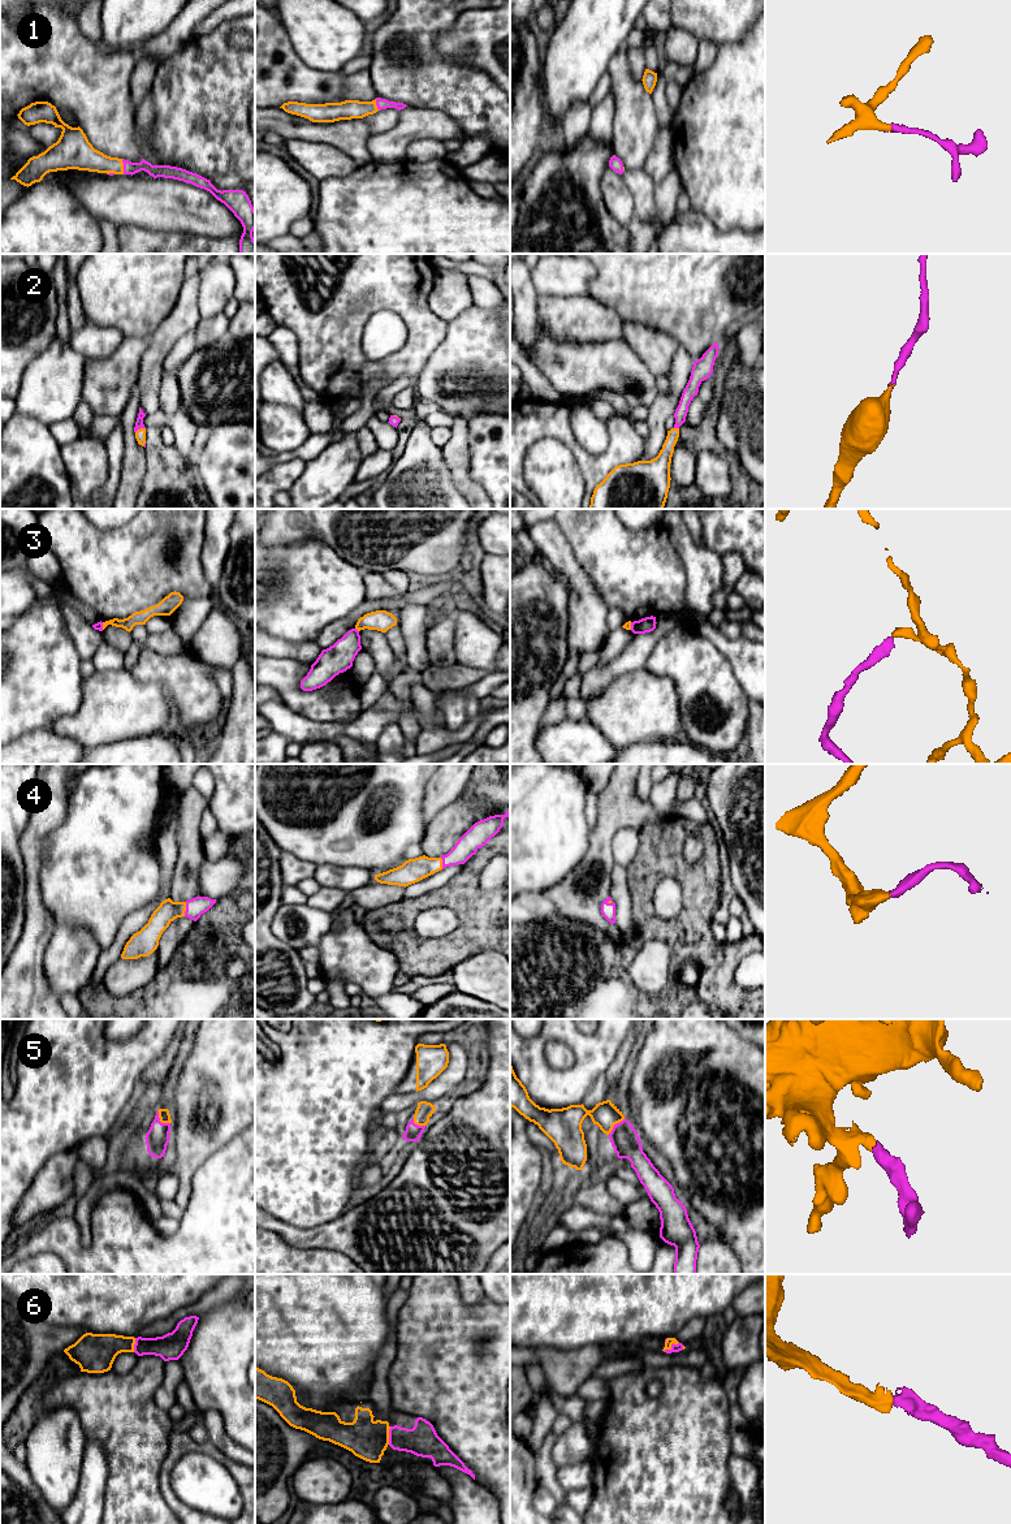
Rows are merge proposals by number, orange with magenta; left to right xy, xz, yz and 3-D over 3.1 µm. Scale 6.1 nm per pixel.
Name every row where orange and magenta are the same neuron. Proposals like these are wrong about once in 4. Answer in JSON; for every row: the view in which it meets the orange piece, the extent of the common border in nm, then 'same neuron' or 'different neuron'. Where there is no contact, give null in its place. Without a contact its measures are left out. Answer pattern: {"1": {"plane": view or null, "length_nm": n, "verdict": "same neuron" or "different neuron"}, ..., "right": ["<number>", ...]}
{"1": {"plane": "xy", "length_nm": 100, "verdict": "same neuron"}, "2": {"plane": "xy", "length_nm": 70, "verdict": "same neuron"}, "3": {"plane": "xz", "length_nm": 40, "verdict": "different neuron"}, "4": {"plane": "xy", "length_nm": 90, "verdict": "same neuron"}, "5": {"plane": "xy", "length_nm": 120, "verdict": "same neuron"}, "6": {"plane": "yz", "length_nm": 110, "verdict": "same neuron"}, "right": ["1", "2", "4", "5", "6"]}

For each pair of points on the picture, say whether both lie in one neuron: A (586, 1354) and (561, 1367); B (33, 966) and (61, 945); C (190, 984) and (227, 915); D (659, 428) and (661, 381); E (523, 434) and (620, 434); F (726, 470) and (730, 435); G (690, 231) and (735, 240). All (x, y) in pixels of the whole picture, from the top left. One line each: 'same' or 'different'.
A: same
B: different
C: same
D: different
E: same
F: different
G: same

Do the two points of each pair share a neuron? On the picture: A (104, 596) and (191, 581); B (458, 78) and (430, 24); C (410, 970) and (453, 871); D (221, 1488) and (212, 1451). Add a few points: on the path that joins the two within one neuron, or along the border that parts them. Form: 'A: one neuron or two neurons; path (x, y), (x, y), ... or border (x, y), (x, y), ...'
A: one neuron; path (126, 581), (169, 581)
B: one neuron; path (444, 69), (428, 54), (428, 38)
C: two neurons; border (465, 871), (420, 897)
D: two neurons; border (185, 1454), (208, 1454), (236, 1481)

